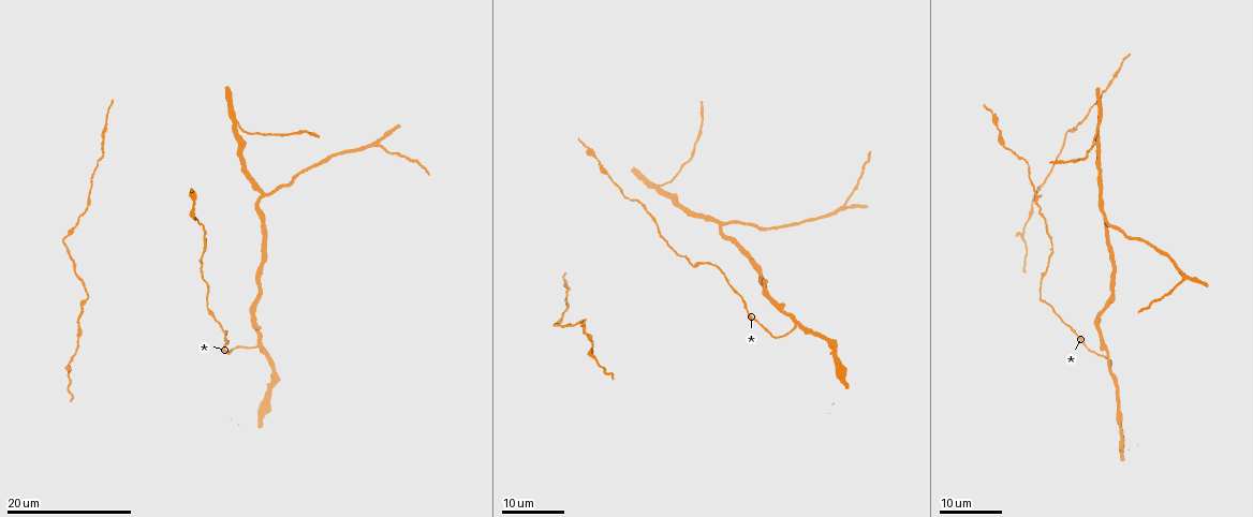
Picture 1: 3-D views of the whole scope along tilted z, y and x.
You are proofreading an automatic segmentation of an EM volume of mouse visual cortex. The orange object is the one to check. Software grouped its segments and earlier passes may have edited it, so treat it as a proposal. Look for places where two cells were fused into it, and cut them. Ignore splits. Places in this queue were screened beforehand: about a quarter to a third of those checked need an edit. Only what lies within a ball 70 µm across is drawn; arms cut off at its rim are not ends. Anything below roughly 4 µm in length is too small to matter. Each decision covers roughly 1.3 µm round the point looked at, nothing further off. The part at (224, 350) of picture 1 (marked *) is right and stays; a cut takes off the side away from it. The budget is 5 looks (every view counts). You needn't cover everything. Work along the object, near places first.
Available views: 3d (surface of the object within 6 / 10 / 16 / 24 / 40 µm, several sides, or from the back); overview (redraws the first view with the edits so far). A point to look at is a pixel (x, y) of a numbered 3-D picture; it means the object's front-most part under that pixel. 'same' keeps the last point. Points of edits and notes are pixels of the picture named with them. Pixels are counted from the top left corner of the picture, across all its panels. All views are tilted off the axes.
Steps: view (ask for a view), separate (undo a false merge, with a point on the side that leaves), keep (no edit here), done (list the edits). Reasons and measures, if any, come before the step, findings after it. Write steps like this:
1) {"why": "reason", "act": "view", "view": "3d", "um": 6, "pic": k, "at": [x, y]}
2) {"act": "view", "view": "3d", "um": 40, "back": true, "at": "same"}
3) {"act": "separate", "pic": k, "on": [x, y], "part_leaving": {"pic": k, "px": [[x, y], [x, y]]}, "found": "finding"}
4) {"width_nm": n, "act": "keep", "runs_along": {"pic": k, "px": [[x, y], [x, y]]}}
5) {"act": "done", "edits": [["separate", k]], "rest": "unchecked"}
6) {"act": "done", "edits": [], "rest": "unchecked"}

{"why": "calibre changes", "act": "view", "view": "3d", "um": 24, "pic": 1, "at": [76, 340]}

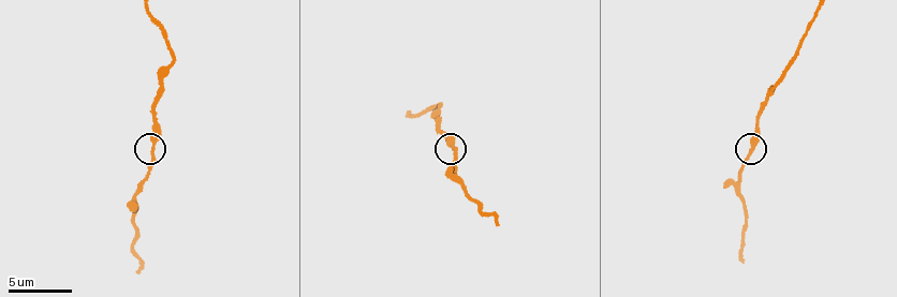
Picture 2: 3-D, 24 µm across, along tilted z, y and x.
{"why": "closer look", "act": "view", "view": "3d", "um": 10, "pic": 2, "at": [751, 150]}

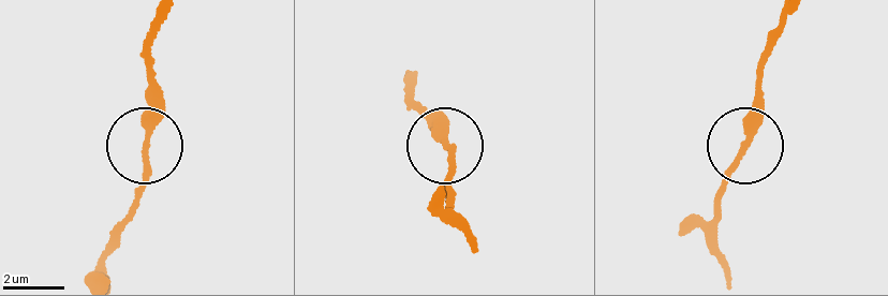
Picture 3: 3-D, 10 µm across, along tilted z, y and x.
{"act": "keep", "found": "continuous, no second cell"}

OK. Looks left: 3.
{"act": "view", "view": "3d", "um": 10, "pic": 2, "at": [779, 84]}

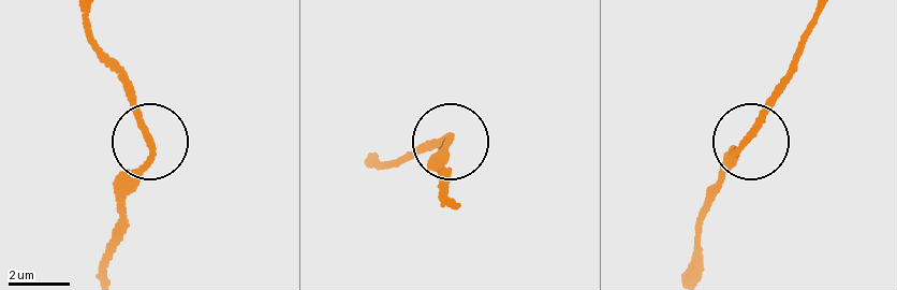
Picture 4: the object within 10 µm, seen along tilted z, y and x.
{"width_nm": 200, "act": "keep", "found": "continuous, no second cell"}

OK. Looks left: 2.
{"why": "three arms meet", "act": "view", "view": "3d", "um": 24, "pic": 1, "at": [1181, 279]}

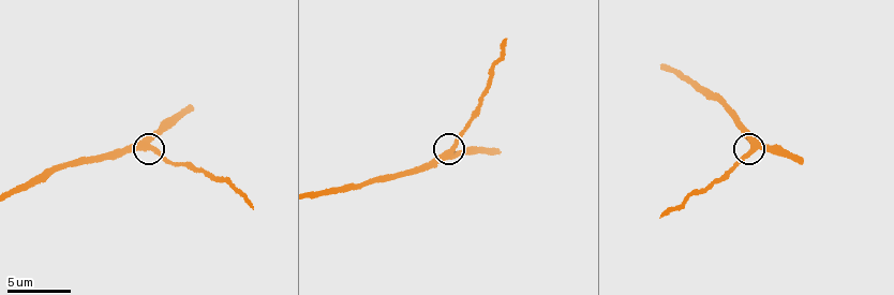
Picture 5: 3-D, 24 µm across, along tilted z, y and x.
{"act": "view", "view": "3d", "um": 6, "pic": 5, "at": [147, 146]}

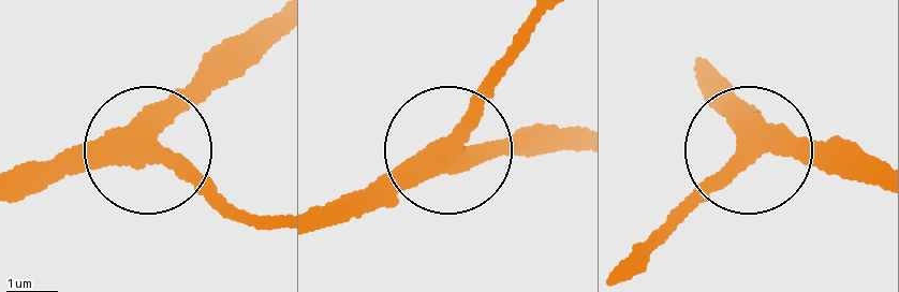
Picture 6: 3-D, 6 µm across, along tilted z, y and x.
{"act": "keep", "runs_along": {"pic": 6, "px": [[323, 213], [404, 191], [456, 150], [513, 142], [548, 154]]}, "found": "continuous, no second cell"}

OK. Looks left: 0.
{"act": "done", "edits": [], "rest": "unchecked"}

